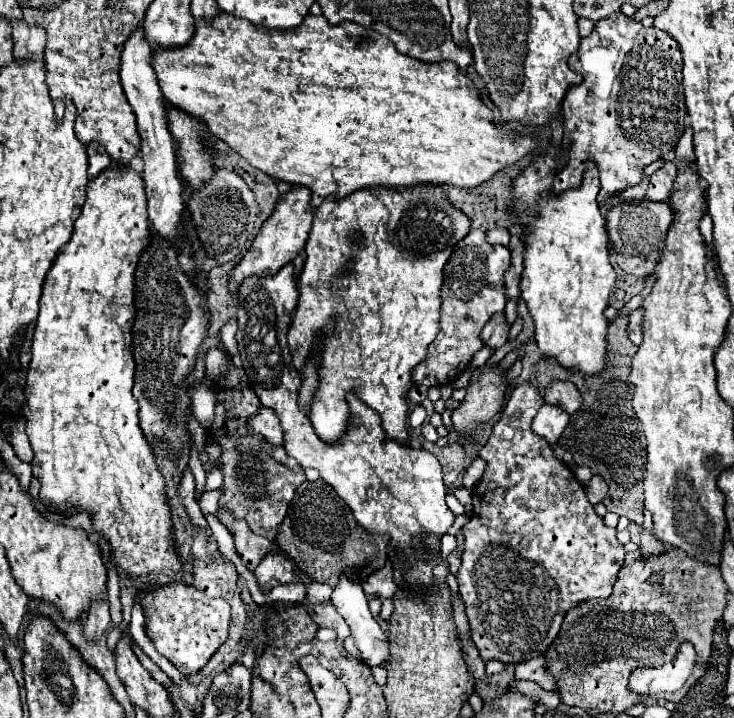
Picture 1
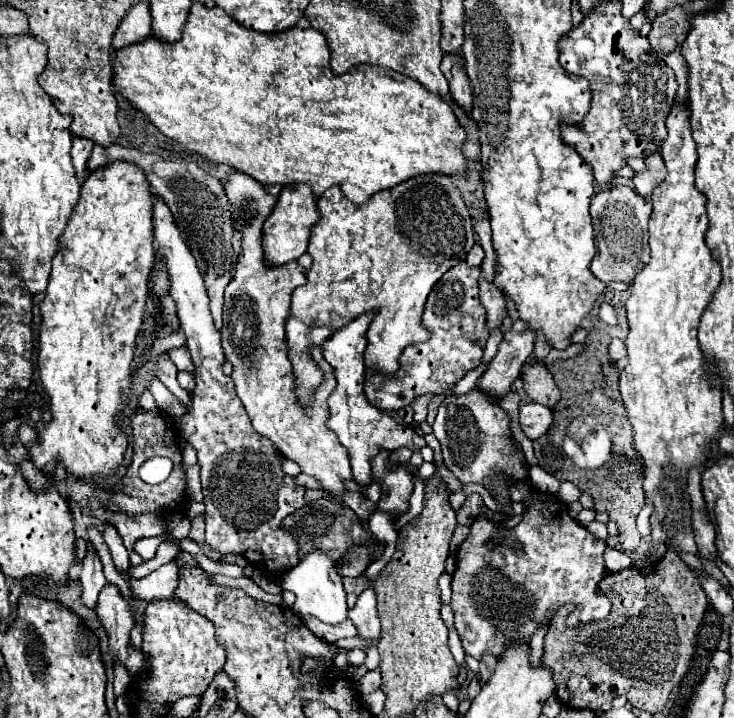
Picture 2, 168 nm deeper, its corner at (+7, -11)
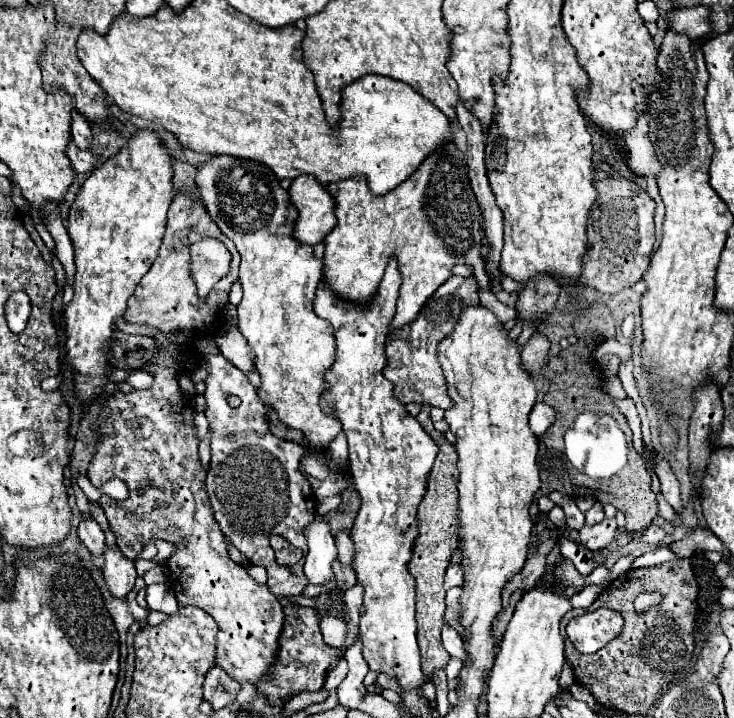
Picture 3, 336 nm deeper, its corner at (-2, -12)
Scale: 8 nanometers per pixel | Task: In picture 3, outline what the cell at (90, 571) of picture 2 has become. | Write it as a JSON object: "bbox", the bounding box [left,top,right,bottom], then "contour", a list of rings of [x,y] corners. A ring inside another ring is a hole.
{"bbox":[77,518,105,556],"contour":[[[81,518],[79,526],[77,526],[77,536],[91,550],[93,556],[103,556],[105,536],[103,536],[101,526],[93,518]]]}

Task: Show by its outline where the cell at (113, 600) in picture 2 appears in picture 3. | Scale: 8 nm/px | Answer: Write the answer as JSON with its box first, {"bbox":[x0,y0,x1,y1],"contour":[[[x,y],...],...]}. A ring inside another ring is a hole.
{"bbox":[103,546,135,598],"contour":[[[105,546],[105,566],[103,566],[103,576],[105,576],[105,582],[111,590],[113,596],[117,598],[123,598],[127,596],[133,586],[135,586],[135,564],[131,560],[125,560],[125,556],[121,554],[119,548],[109,548]]]}

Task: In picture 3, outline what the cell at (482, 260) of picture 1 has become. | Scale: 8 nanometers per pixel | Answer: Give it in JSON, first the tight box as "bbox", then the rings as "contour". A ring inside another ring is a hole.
{"bbox":[383,276,479,410],"contour":[[[451,276],[425,302],[417,320],[405,324],[399,330],[393,330],[387,336],[387,366],[383,374],[385,378],[389,378],[389,382],[393,382],[397,400],[401,400],[403,404],[409,404],[409,402],[429,404],[429,406],[443,408],[443,410],[451,406],[451,400],[447,396],[445,376],[441,372],[441,366],[437,364],[437,344],[453,330],[457,322],[457,312],[465,304],[477,304],[479,300],[477,290],[479,288],[473,276],[469,278]]]}

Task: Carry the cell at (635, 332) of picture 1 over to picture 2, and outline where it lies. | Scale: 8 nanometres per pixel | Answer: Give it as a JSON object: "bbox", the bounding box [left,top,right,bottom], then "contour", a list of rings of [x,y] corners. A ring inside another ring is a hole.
{"bbox":[610,339,626,361],"contour":[[[612,339],[610,343],[610,357],[614,361],[620,361],[620,359],[626,359],[626,343],[622,339]]]}

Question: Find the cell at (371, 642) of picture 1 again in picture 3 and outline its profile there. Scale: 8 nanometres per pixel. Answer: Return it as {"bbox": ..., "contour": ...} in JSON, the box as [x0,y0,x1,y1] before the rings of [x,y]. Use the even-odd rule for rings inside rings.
{"bbox":[303,518,337,584],"contour":[[[315,518],[309,526],[303,528],[303,536],[307,538],[309,546],[309,552],[305,554],[305,576],[311,580],[311,584],[329,582],[333,576],[331,562],[337,558],[329,524],[321,518]]]}

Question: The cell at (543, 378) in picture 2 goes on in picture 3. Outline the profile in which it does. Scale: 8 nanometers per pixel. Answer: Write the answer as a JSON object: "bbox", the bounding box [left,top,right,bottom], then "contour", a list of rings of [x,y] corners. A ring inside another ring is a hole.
{"bbox":[521,332,549,372],"contour":[[[535,332],[521,350],[521,364],[527,372],[537,372],[547,364],[547,360],[549,360],[549,340],[543,334]]]}

